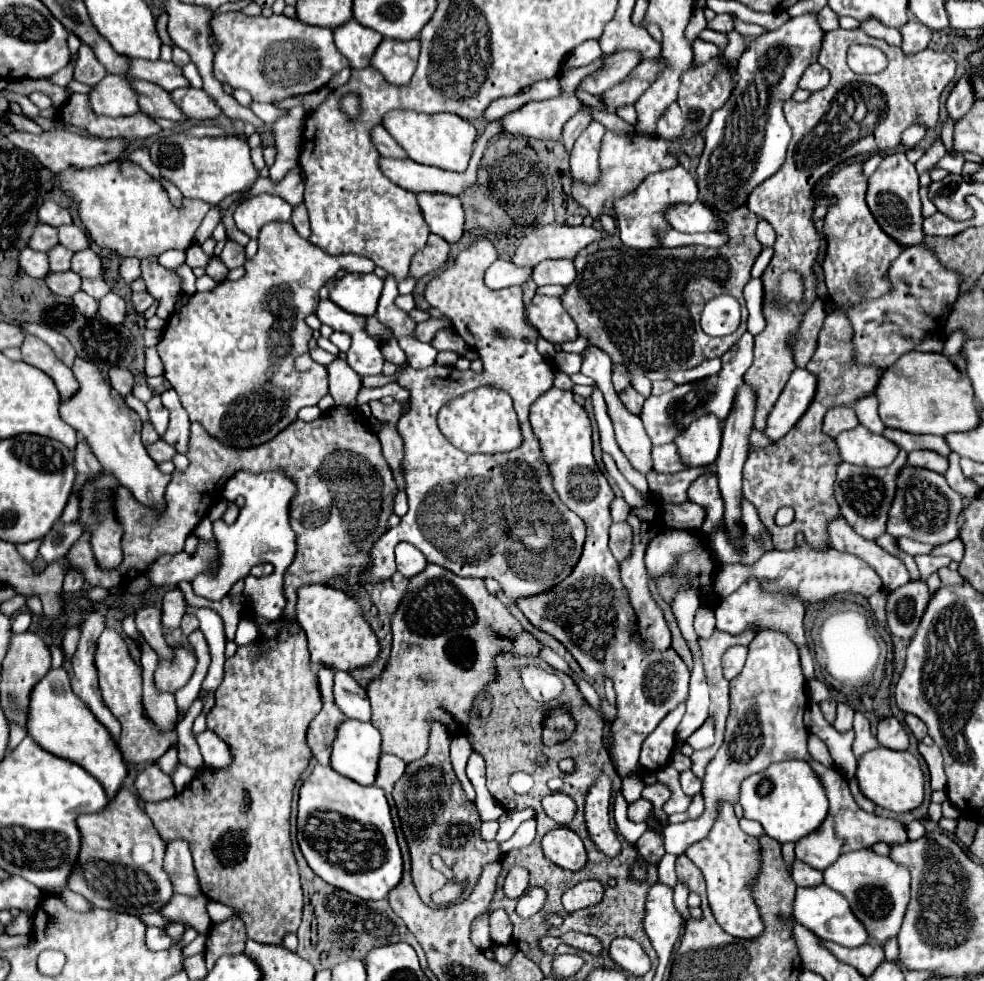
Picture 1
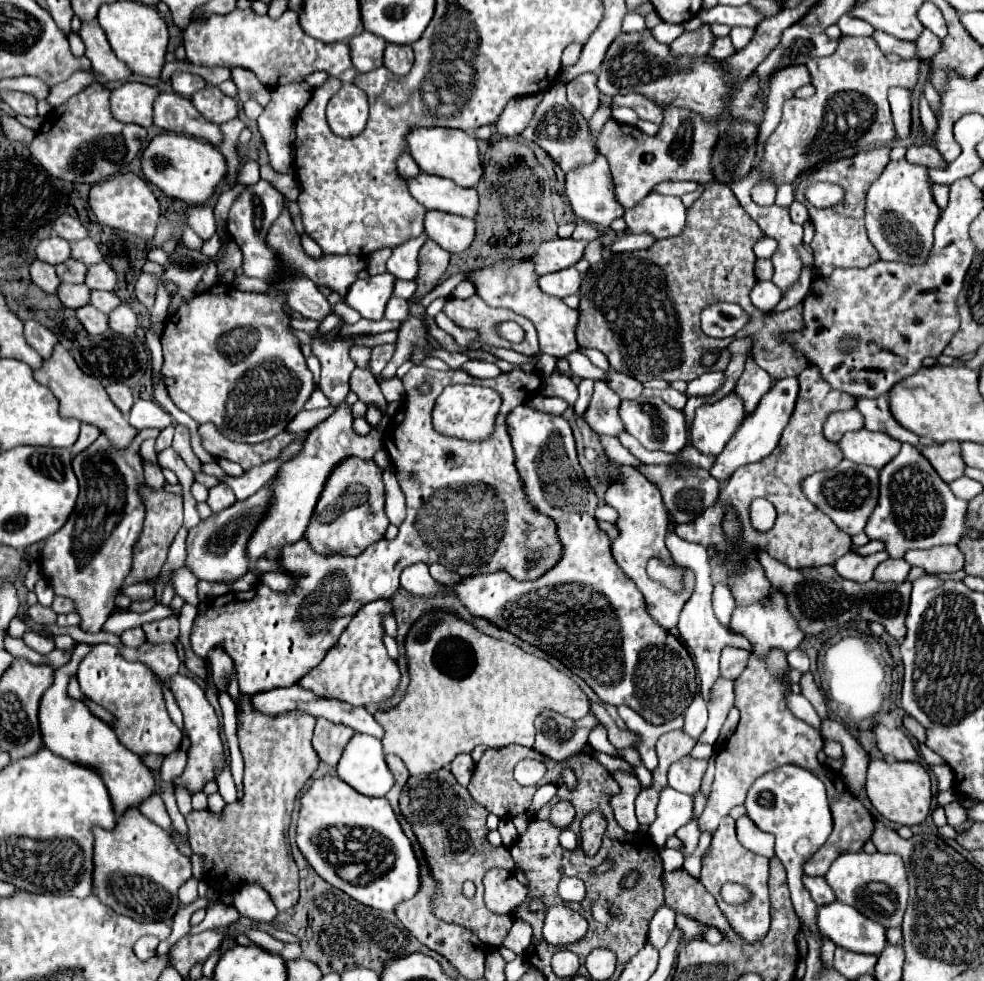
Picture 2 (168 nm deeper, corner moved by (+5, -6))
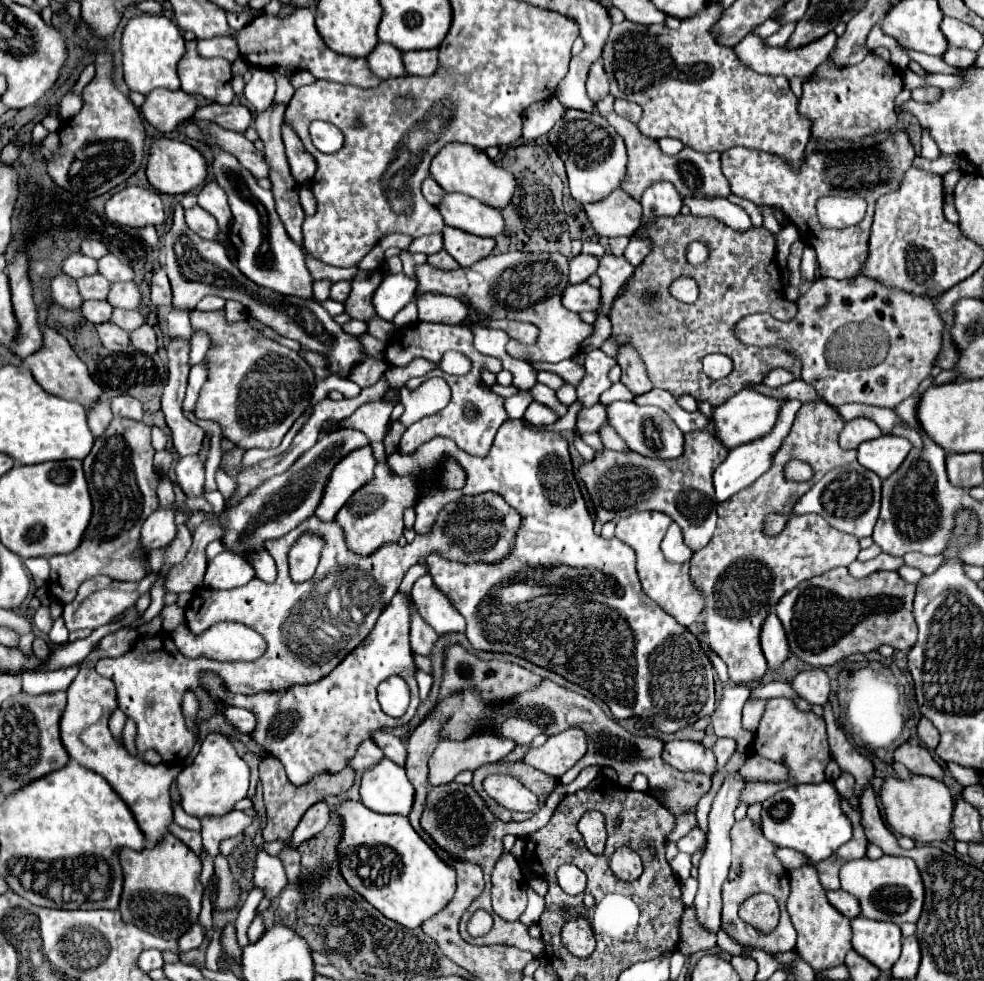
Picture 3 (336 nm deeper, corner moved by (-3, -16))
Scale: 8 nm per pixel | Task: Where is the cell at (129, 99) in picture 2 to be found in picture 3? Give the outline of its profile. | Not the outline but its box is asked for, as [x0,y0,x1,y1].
[142,88,198,132]

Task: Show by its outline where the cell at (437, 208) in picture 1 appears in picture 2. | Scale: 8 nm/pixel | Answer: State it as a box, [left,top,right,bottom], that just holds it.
[424,212,474,254]

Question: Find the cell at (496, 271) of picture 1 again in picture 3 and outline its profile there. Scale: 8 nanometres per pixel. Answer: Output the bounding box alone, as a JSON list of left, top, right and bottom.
[416,294,468,324]

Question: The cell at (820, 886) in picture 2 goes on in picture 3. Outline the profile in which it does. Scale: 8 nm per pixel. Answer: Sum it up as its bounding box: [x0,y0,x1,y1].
[828,890,860,918]

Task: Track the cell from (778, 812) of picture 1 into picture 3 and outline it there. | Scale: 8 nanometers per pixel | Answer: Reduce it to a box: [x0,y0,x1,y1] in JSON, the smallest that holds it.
[762,782,852,864]

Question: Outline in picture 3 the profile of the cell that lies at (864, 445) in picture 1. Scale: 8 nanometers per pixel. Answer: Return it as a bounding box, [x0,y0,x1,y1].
[858,436,912,480]

